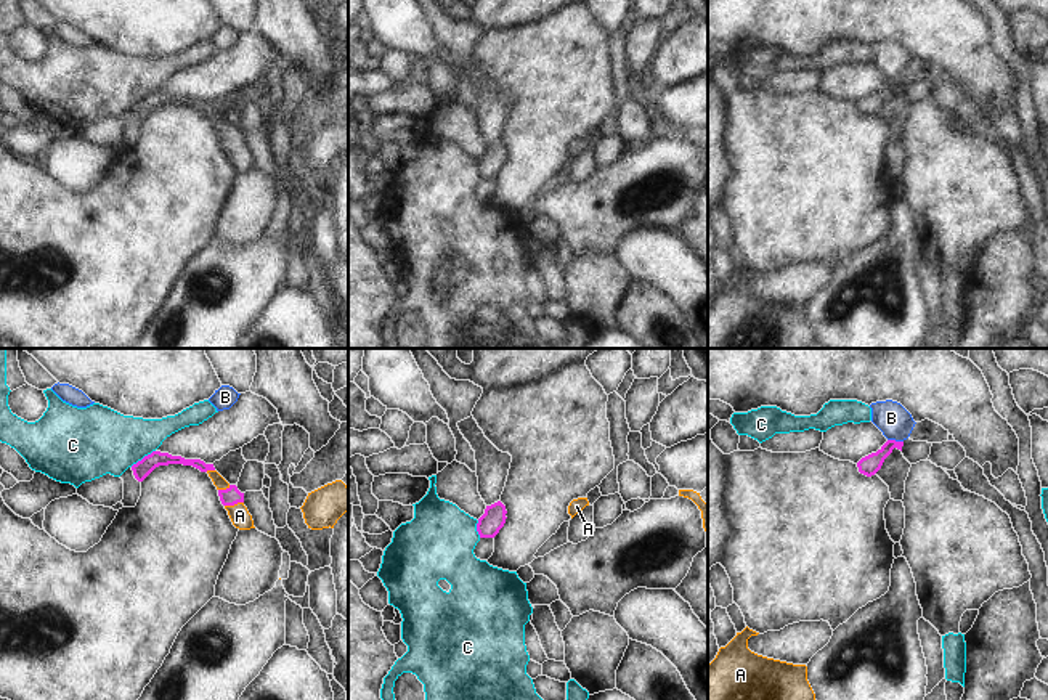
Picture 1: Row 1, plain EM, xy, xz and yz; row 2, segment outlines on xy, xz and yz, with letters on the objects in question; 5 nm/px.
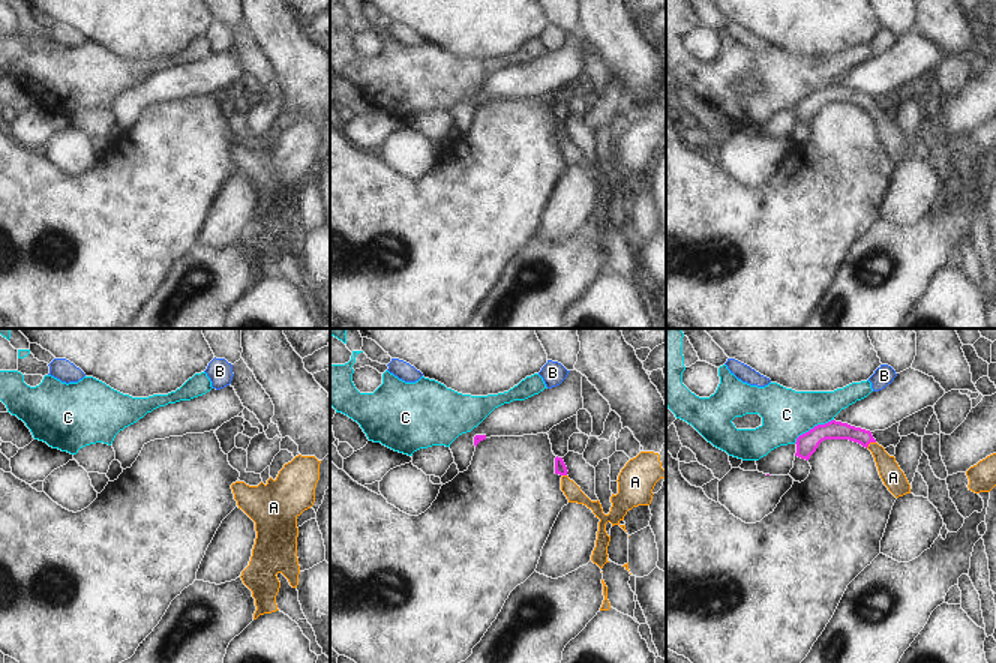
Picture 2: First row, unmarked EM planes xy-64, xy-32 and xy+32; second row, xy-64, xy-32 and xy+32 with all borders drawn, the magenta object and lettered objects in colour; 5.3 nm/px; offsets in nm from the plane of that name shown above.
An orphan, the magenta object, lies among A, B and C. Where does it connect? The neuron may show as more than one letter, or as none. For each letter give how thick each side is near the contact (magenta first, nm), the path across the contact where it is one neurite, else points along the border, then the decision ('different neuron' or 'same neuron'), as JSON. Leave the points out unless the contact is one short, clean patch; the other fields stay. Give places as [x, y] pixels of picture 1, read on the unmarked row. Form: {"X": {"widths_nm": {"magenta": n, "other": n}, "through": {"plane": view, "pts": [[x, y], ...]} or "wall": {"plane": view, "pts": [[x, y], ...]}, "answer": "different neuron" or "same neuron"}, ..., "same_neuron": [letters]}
{"A": {"widths_nm": {"magenta": 90, "other": 100}, "through": {"plane": "xy", "pts": [[230, 137], [233, 145], [239, 156]]}, "answer": "same neuron"}, "B": {"widths_nm": {"magenta": 100, "other": 170}, "wall": {"plane": "yz", "pts": [[888, 79], [902, 82]]}, "answer": "different neuron"}, "C": {"widths_nm": {"magenta": 90, "other": 340}, "answer": "different neuron"}, "same_neuron": ["A"]}

